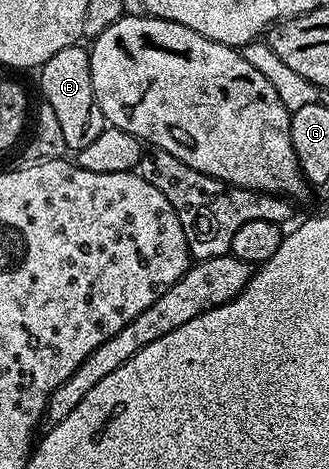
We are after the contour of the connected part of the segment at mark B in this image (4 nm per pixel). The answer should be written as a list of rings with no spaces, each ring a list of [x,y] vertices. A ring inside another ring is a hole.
[[[82,44],[60,48],[60,52],[56,52],[56,56],[52,56],[52,60],[45,62],[37,71],[37,74],[38,86],[42,89],[41,101],[46,102],[56,111],[56,120],[59,122],[64,135],[64,144],[67,151],[77,152],[88,148],[88,144],[92,144],[92,140],[96,140],[96,136],[100,136],[100,132],[105,130],[108,125],[92,88],[89,49]]]

